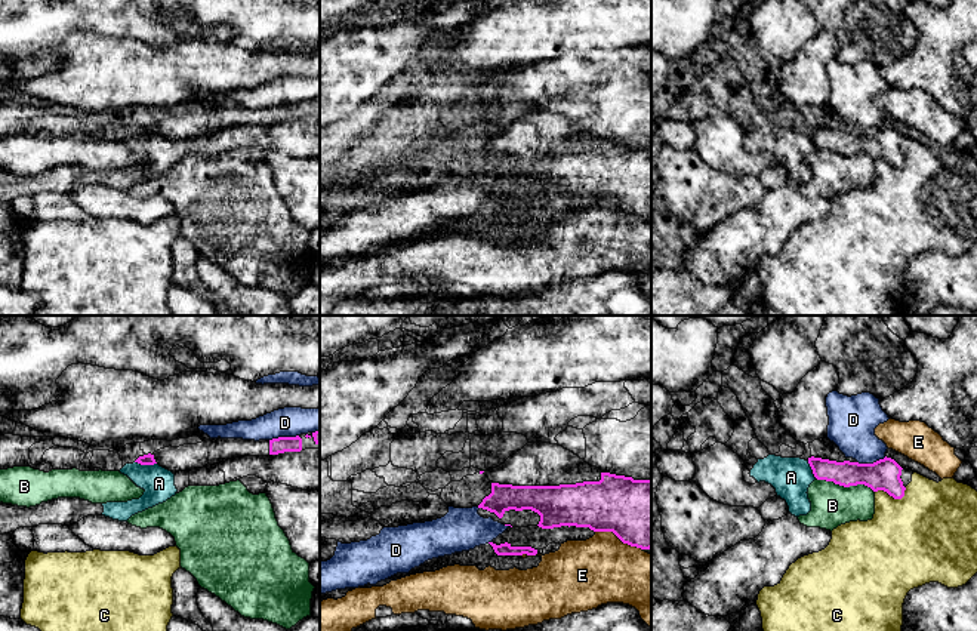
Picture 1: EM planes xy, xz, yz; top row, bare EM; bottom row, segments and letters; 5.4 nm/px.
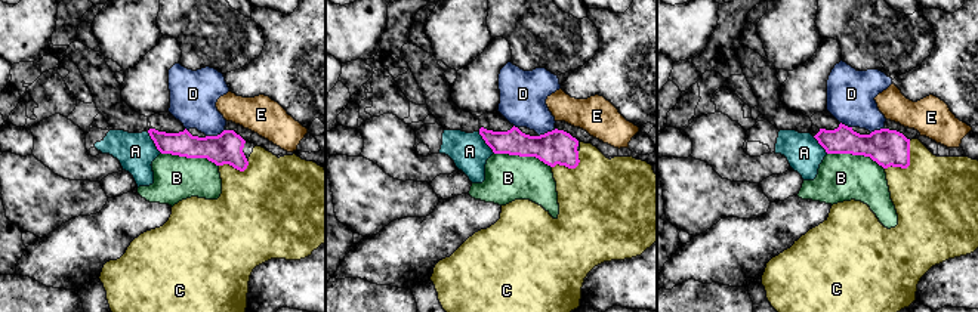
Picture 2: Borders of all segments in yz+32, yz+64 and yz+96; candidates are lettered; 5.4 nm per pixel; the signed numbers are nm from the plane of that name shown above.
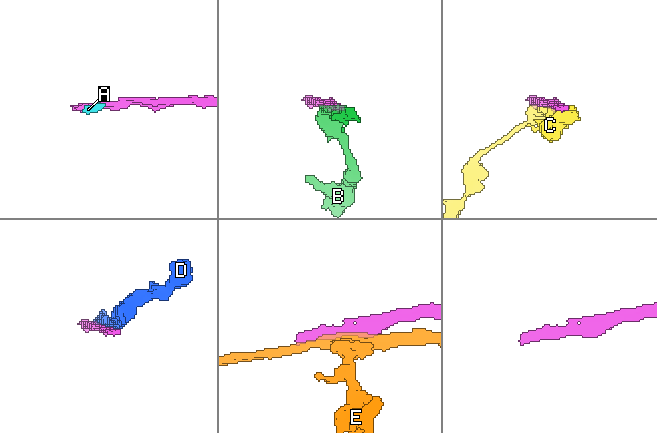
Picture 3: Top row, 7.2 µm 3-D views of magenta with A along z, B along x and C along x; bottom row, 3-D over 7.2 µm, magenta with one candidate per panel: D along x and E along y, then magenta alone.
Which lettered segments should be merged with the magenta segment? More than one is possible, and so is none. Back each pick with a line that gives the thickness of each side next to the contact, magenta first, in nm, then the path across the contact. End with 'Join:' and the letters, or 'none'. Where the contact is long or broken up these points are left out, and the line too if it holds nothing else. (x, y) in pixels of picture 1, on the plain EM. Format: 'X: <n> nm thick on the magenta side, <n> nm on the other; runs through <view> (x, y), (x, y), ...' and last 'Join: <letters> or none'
Join: none

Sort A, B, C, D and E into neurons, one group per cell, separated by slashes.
A / B / C / D / E

